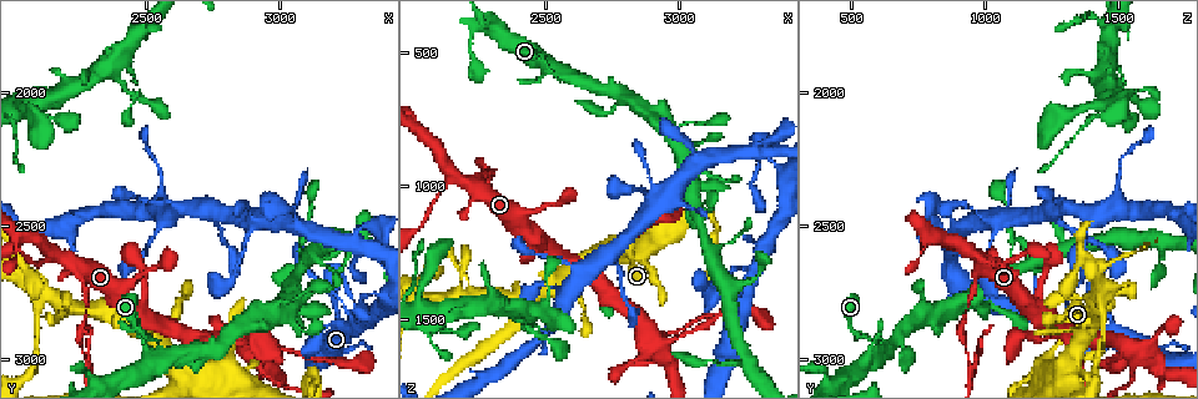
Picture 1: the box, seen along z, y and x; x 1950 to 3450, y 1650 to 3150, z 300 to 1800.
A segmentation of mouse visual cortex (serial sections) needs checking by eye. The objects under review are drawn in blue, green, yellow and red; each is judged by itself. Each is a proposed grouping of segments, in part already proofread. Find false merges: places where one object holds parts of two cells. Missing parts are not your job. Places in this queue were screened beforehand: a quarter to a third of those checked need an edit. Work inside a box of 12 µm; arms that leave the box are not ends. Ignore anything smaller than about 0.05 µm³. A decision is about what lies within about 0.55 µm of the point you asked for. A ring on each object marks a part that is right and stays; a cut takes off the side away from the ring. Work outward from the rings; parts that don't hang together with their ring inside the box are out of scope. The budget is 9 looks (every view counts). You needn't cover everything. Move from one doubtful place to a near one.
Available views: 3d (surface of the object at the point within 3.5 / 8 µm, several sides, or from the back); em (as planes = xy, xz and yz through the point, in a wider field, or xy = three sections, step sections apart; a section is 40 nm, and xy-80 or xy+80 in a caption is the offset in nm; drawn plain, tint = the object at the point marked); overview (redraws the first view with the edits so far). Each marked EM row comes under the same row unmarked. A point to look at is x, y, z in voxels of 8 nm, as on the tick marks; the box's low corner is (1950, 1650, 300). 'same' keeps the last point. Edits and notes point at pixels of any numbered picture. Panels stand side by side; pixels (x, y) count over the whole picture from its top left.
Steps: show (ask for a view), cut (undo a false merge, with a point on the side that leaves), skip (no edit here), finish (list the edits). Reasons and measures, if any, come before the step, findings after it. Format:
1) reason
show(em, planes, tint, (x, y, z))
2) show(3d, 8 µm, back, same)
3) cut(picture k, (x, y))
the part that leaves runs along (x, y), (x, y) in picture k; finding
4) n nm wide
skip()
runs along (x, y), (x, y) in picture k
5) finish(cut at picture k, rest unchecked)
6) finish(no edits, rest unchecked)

show(3d, 3.5 µm, (2560, 2970, 600))

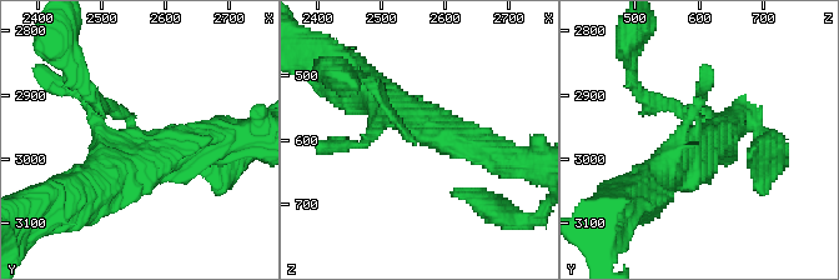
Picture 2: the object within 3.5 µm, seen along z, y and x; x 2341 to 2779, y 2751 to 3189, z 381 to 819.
show(em, xy, step 2, tint, (2555, 2965, 595))

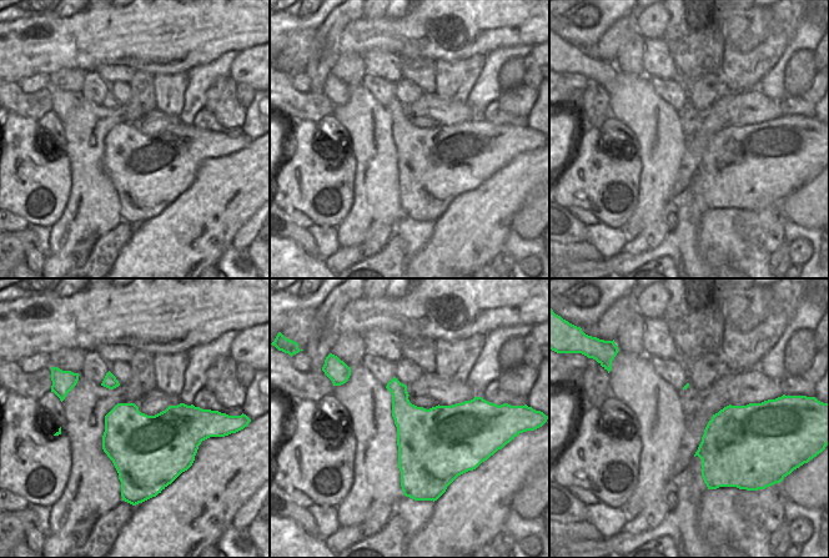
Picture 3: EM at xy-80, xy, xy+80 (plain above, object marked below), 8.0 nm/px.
skip()
runs along (376, 90), (407, 138), (495, 154) in picture 2; continuous, no second cell

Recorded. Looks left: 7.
a narrow waist
show(3d, 3.5 µm, (2280, 2820, 920))

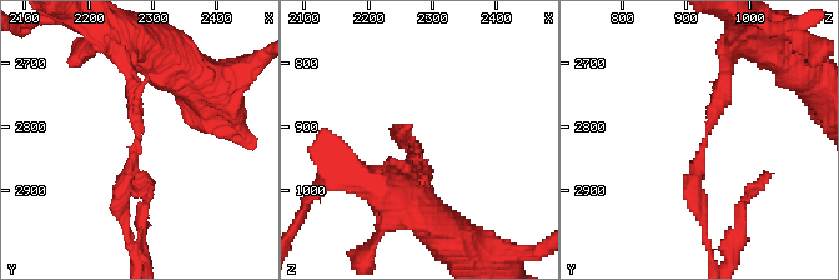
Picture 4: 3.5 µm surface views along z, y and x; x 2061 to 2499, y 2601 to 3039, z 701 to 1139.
arms of 150, 200 nm; shape alone is not enough
show(em, planes, tint, (2275, 2820, 935))

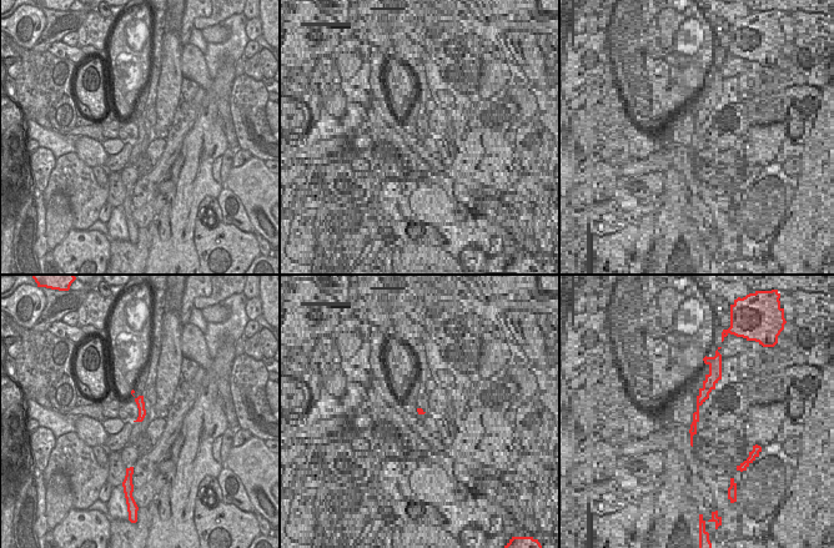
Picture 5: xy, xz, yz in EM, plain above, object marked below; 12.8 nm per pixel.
skip()
all the same cell

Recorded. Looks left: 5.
three arms meet
show(3d, 3.5 µm, (3070, 2670, 1120))

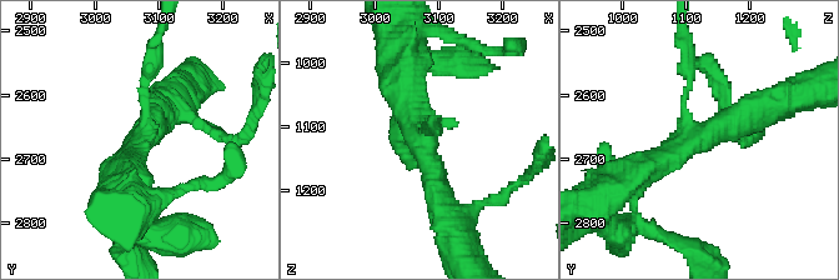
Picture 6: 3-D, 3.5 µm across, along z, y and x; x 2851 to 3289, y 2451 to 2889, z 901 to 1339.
3 arms; arms of 100, 300, 350 nm
show(em, xy, step 3, tint, (3080, 2670, 1120))

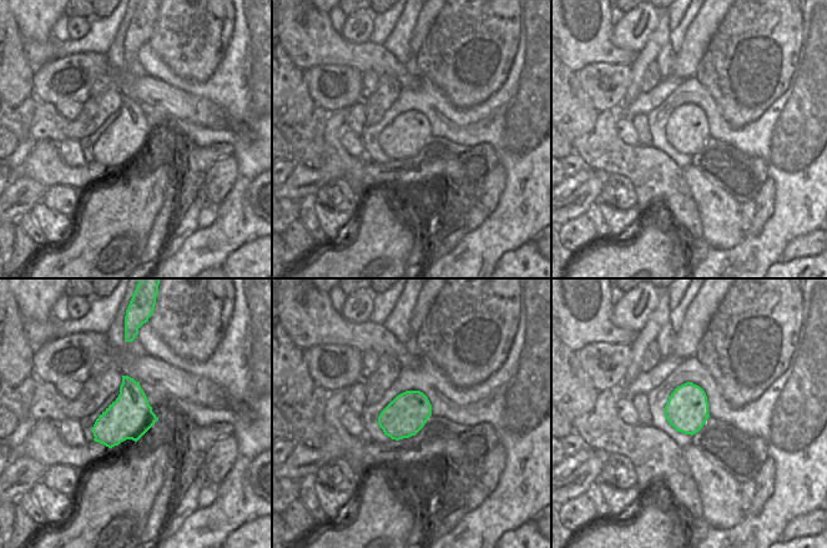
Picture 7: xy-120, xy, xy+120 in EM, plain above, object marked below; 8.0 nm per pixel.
skip()
runs along (629, 176), (764, 106) in picture 6; continuous, no second cell

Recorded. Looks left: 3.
thin arm on a thick one
show(3d, 3.5 µm, (2560, 2390, 1500))

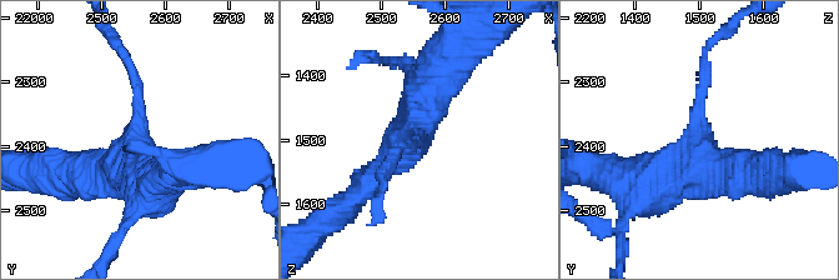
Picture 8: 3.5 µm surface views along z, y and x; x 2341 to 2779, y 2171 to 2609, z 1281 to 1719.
3 arms; arms of 150, 350, 600 nm
show(em, xy, step 5, tint, (2550, 2390, 1495))

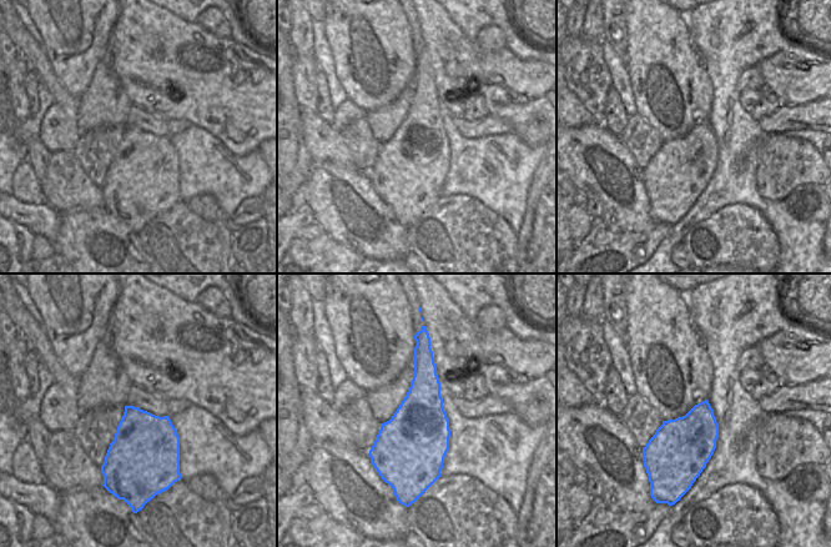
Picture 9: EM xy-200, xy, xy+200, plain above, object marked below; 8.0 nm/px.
skip()
runs along (643, 179), (688, 168), (707, 55) in picture 8; one cell here

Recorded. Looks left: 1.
finish(no edits, rest unchecked)

